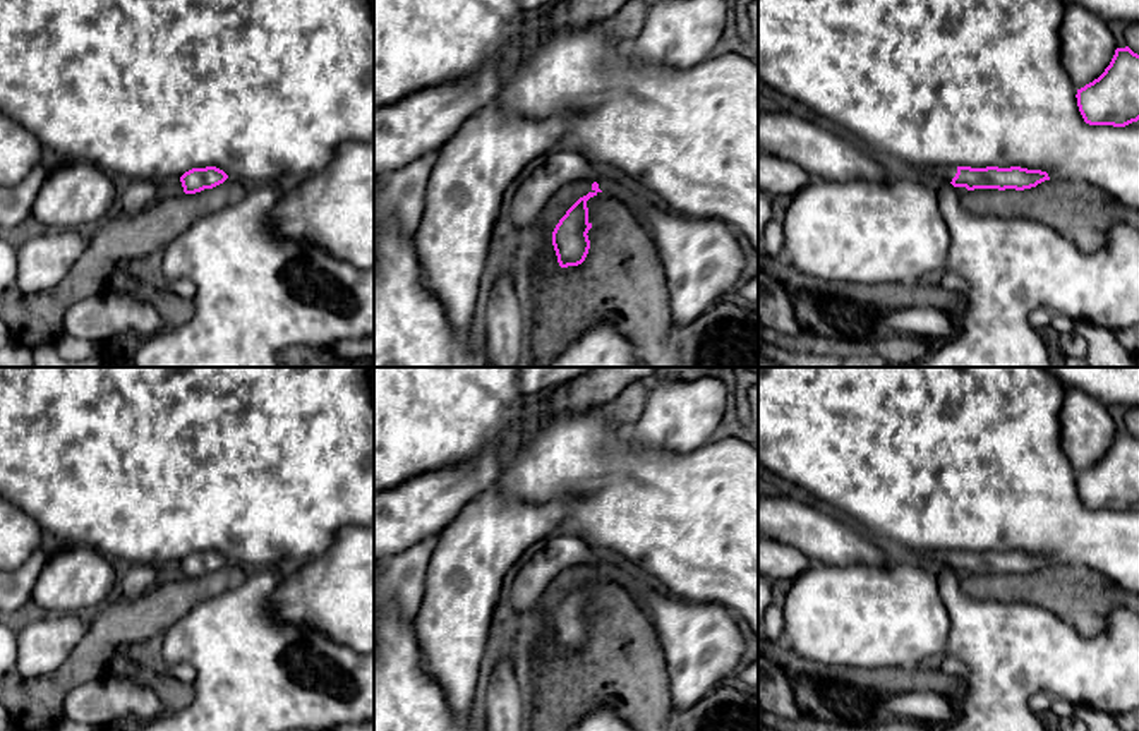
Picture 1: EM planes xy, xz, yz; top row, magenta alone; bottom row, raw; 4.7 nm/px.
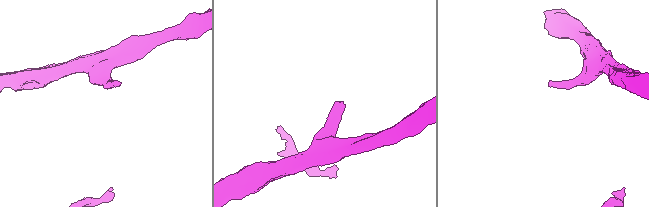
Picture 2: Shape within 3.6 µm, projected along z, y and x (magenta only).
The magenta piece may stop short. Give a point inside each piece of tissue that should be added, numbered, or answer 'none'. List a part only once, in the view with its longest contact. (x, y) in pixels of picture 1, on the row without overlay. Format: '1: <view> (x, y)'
1: yz (930, 558)

